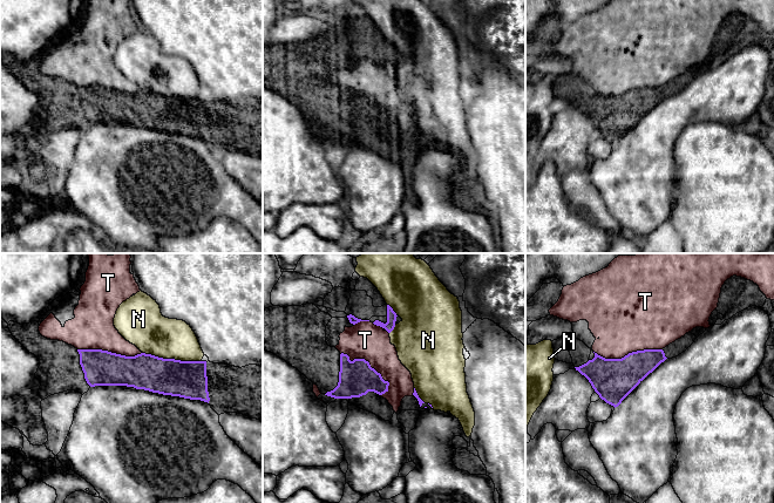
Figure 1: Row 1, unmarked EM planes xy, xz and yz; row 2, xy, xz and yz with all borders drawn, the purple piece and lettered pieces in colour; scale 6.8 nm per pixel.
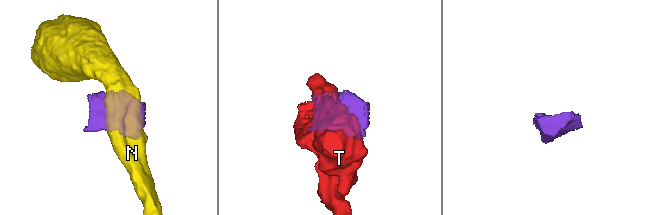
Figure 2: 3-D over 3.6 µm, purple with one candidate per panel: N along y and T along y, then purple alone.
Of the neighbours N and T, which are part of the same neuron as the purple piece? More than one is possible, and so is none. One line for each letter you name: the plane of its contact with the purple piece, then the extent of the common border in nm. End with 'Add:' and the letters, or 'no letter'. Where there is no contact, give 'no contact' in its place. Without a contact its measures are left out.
Add: no letter

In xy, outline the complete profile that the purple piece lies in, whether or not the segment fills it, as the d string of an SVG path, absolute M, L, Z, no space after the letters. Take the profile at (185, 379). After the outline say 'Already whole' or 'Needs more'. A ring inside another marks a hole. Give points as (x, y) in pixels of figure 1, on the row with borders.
M14 321L8 322L12 335L40 361L35 378L41 381L39 394L42 400L67 390L75 390L83 395L90 387L95 386L127 386L163 395L201 400L208 402L218 415L224 413L237 413L263 421L263 365L249 365L239 368L210 361L163 359L145 353L135 356L125 356L102 349L77 349L63 341L50 340L42 337L39 332L39 326L39 321L22 325Z. Needs more

